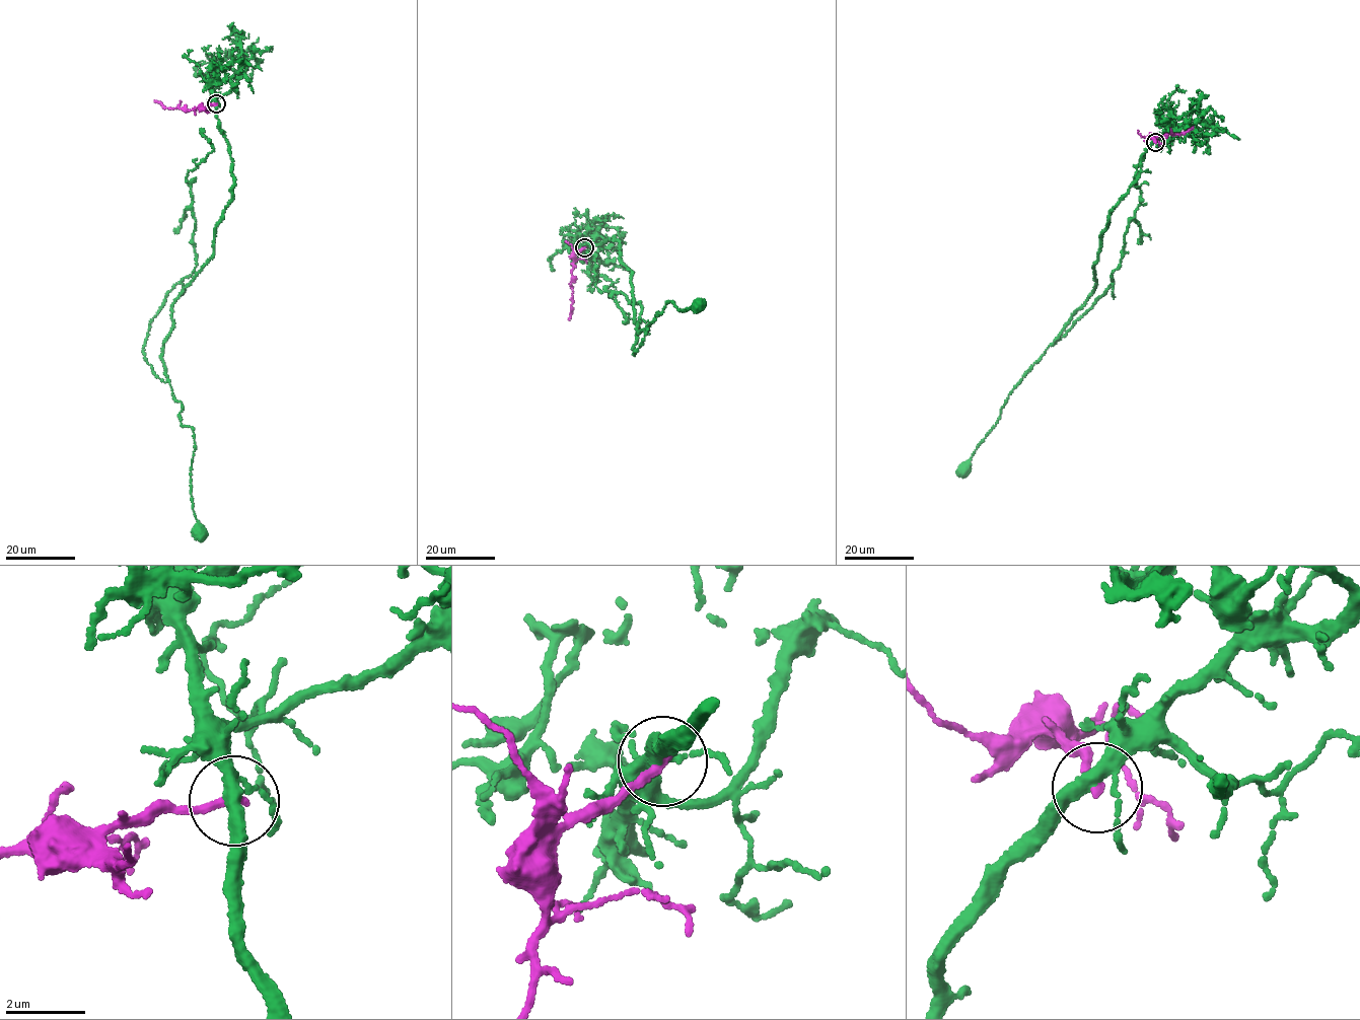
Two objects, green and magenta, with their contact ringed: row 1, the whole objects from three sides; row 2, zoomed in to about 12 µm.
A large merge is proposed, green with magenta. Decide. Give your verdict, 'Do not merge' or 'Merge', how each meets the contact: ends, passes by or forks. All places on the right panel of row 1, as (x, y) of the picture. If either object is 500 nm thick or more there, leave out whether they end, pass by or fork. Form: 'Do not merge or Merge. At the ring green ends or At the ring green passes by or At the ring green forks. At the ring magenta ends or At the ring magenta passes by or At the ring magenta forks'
Do not merge. At the ring green forks. At the ring magenta ends

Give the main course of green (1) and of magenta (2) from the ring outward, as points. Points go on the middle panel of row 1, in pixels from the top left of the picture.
1: (584, 247), (614, 237), (621, 244), (621, 260), (633, 273), (640, 332), (667, 302), (682, 311), (699, 306)
2: (584, 247), (576, 251), (572, 272), (571, 312), (568, 319)

